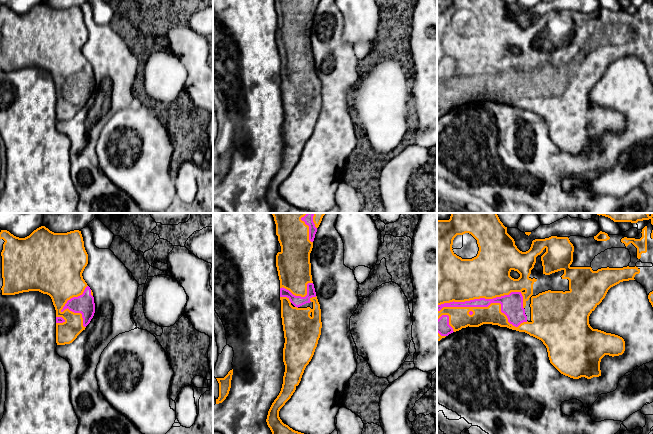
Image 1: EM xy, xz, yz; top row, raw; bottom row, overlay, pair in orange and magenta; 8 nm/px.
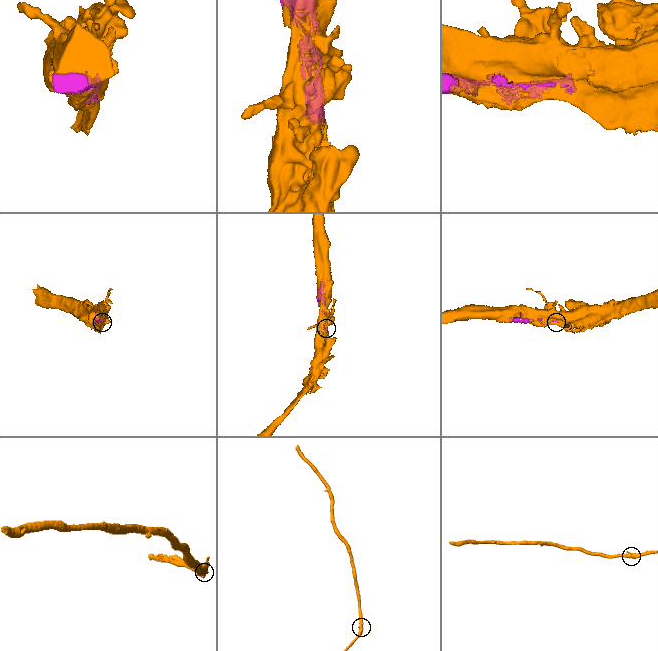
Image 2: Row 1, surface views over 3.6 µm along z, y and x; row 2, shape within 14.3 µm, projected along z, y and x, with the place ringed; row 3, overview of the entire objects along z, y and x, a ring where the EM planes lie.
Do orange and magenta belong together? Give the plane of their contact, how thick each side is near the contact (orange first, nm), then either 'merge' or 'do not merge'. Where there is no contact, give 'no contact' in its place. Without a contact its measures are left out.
yz | 360/180 nm | merge

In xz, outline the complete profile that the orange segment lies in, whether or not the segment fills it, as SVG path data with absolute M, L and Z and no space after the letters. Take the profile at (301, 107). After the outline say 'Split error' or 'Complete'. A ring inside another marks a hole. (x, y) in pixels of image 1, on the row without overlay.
M276 0L281 27L276 31L284 107L283 160L272 179L267 201L273 213L313 213L293 206L279 193L280 185L299 161L321 111L321 83L311 51L310 29L320 0Z. Split error

